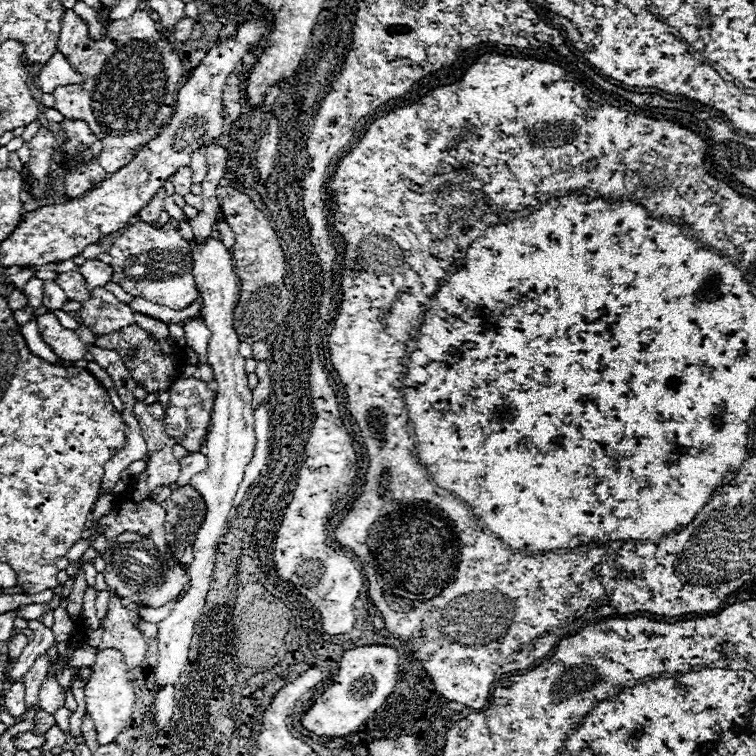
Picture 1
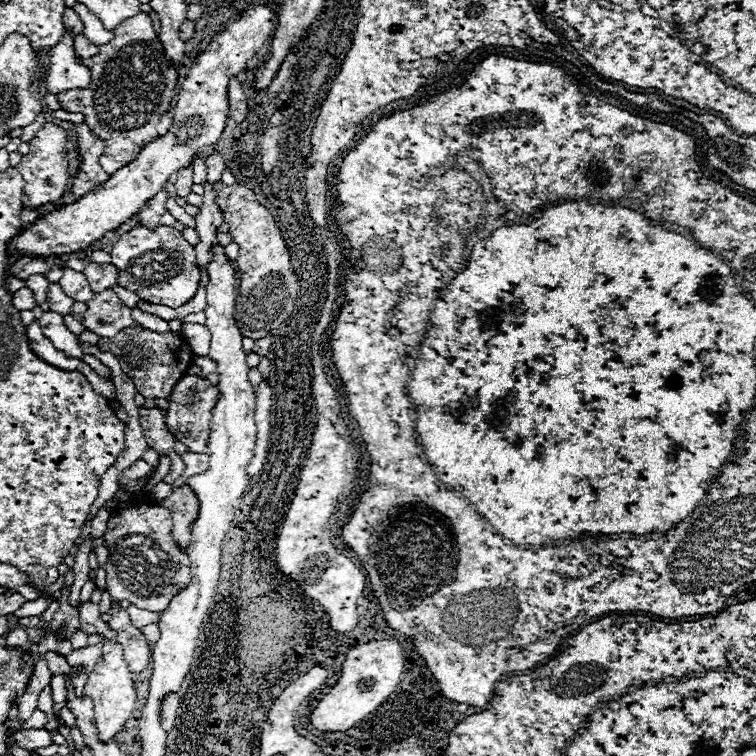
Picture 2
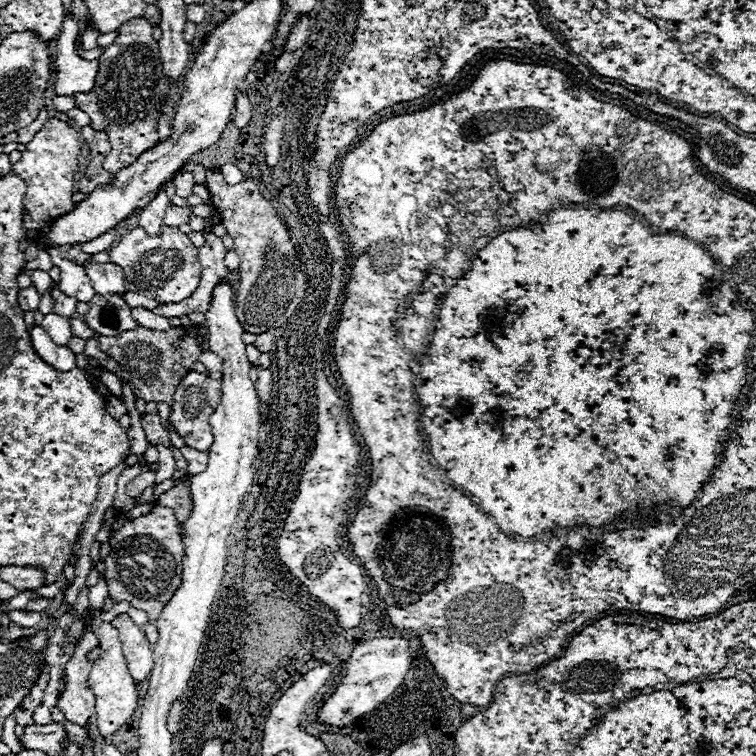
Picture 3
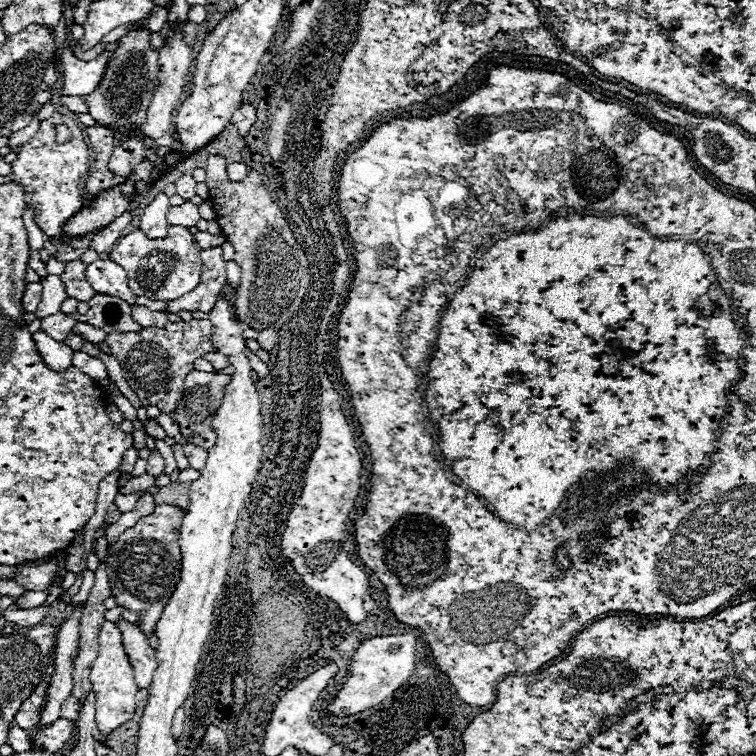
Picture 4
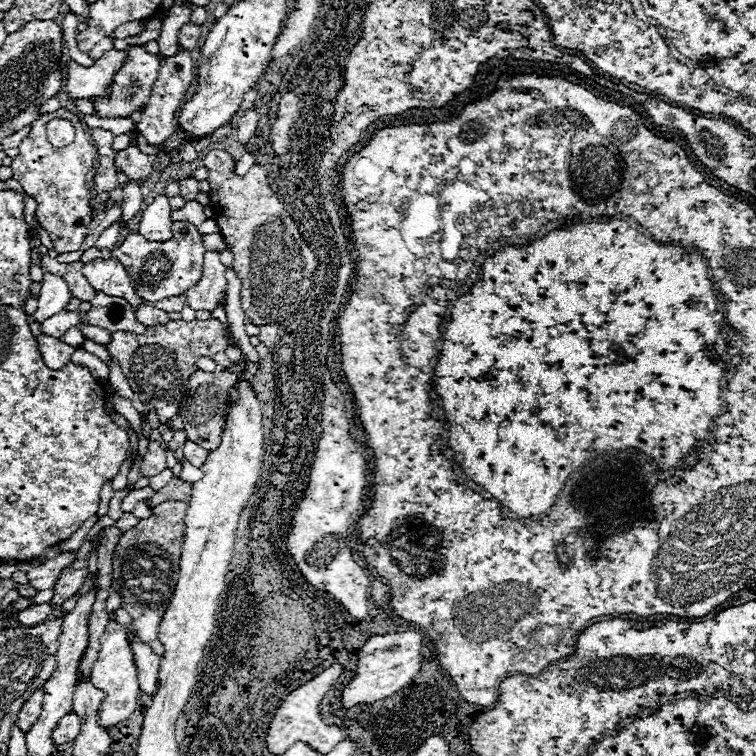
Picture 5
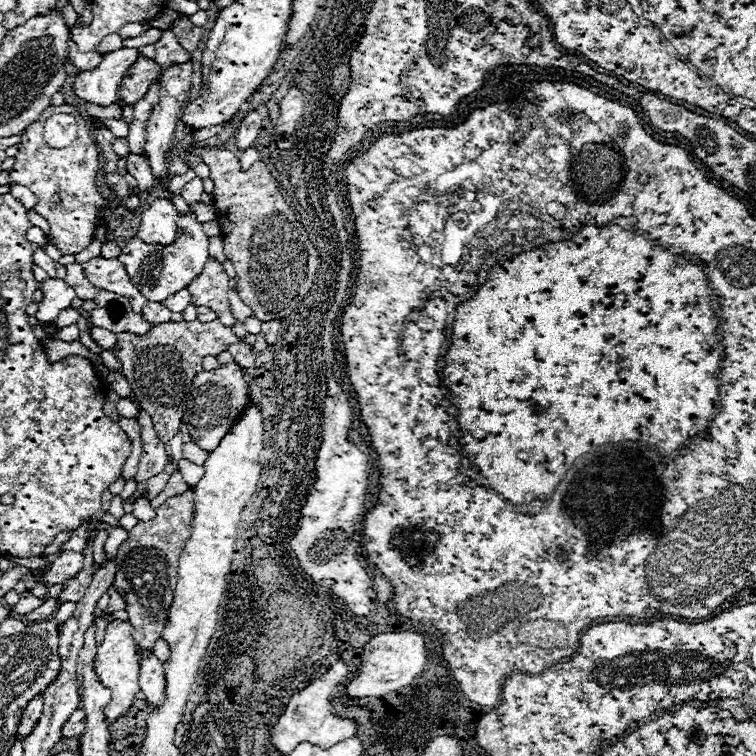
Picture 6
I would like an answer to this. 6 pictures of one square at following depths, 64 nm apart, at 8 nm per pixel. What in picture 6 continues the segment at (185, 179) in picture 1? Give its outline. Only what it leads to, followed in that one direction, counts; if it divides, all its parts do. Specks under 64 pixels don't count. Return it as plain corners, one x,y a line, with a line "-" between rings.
192,178
188,184
184,184
184,188
182,188
182,192
180,192
180,196
188,202
188,204
196,204
198,200
200,200
200,196
202,196
202,192
204,192
204,186
202,186
202,178

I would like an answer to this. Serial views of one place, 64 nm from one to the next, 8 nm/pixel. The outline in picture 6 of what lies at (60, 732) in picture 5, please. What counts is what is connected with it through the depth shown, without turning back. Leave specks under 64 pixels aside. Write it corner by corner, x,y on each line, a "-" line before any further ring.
78,708
62,726
62,736
80,736
84,728
86,728
86,712

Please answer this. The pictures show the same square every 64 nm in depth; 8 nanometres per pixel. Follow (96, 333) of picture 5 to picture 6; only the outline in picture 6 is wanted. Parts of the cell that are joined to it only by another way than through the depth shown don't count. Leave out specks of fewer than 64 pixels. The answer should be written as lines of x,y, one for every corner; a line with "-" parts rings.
92,328
92,338
94,338
94,342
98,344
98,346
102,346
104,350
114,350
114,342
116,342
116,334
112,334
112,332
106,332
106,330
102,330
102,328

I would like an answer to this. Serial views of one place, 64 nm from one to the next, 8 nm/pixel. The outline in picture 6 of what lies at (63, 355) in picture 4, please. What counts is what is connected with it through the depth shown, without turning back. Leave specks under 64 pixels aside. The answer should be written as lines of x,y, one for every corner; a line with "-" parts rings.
42,340
44,346
48,348
48,358
50,362
58,362
70,354
82,354
84,358
92,360
94,364
102,364
102,358
100,354
94,354
90,348
86,348
82,342
74,340
74,342
62,342
62,340

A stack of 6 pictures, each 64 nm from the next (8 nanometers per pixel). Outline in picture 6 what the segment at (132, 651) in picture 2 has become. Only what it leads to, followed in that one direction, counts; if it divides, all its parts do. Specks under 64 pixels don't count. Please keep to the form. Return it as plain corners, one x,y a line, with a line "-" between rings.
142,652
140,692
152,706
162,706
164,688
166,688
166,678
164,678
162,662
156,656
148,656
146,652

